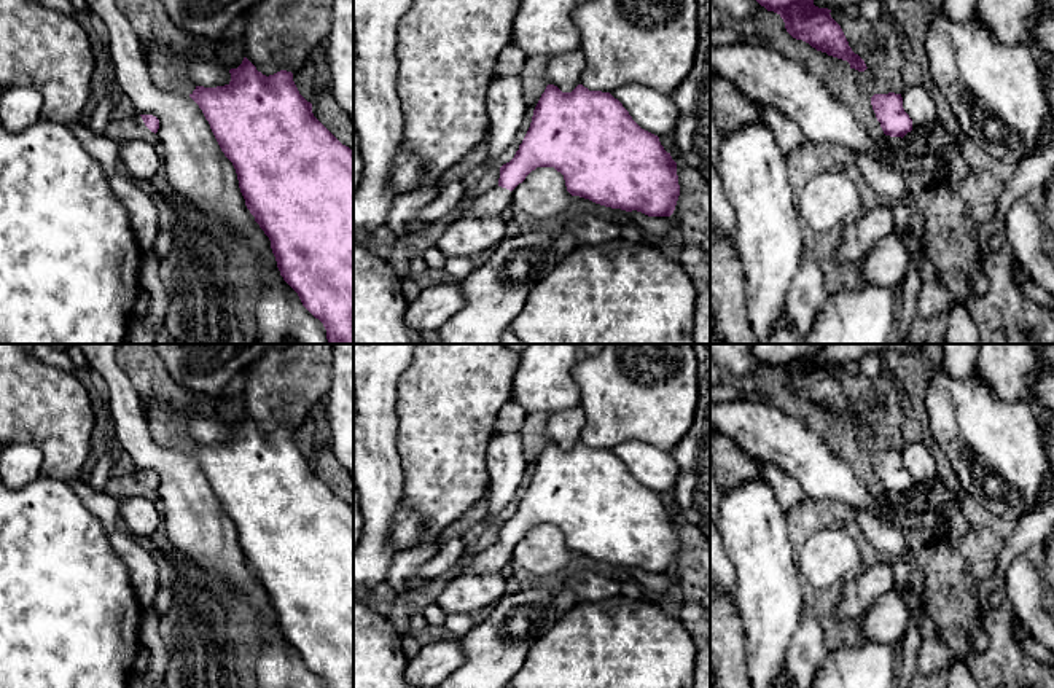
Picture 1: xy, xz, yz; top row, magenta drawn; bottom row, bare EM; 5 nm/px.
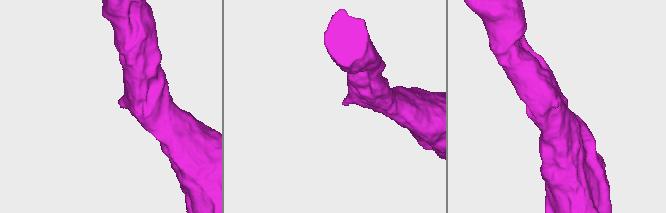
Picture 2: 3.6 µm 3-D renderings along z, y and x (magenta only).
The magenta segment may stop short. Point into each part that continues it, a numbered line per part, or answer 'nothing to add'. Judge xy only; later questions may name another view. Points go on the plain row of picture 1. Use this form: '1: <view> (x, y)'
1: xy (145, 489)

